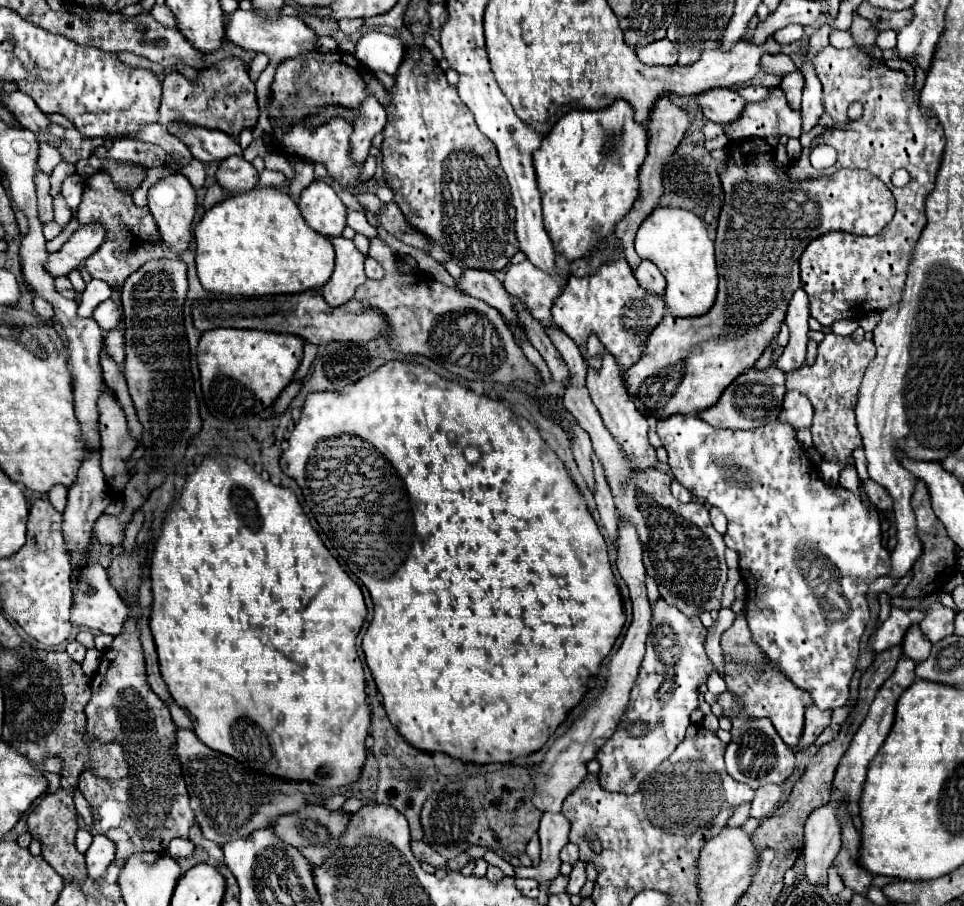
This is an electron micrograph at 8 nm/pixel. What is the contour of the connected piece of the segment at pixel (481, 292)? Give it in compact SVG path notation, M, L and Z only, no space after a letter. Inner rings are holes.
M462 267L462 279L456 281L458 287L462 291L466 291L472 297L478 297L482 301L486 301L488 305L492 305L494 309L498 309L502 315L506 315L508 321L518 323L510 299L506 295L506 289L502 287L502 283L496 279L496 275L492 271L486 269L470 269L470 267Z

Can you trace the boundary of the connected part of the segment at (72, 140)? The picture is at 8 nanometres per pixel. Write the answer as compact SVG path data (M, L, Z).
M66 131L58 149L62 157L74 165L80 159L88 159L92 155L92 147L98 147L98 145L102 145L102 139L88 139L78 131Z

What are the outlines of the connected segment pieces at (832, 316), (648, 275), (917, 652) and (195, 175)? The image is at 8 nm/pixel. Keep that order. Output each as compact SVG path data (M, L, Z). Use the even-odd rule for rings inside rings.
M828 45L816 55L814 67L824 89L824 113L832 117L834 125L818 135L810 148L802 150L800 159L786 169L788 177L792 181L808 181L840 169L864 169L886 183L896 199L894 219L878 235L860 237L830 231L812 239L800 255L800 281L810 299L810 313L828 329L838 319L862 319L872 311L884 311L900 301L916 241L926 225L924 201L934 189L944 151L944 133L932 115L920 111L914 91L906 91L906 73L888 69L864 51ZM856 101L862 103L864 113L860 119L850 121L848 107ZM840 123L846 123L846 127L842 129ZM818 145L830 145L838 151L836 163L822 171L810 165L811 150ZM900 167L910 173L910 183L904 189L890 183L892 173Z
M642 259L640 265L636 267L634 275L642 283L642 287L646 287L646 291L660 295L660 297L664 295L664 275L658 271L658 267L652 261Z
M912 625L908 629L908 635L904 637L902 641L902 647L904 647L904 655L910 657L916 665L922 663L924 659L928 659L930 655L930 649L932 649L932 643L928 641L928 637L918 629L918 625Z
M192 159L186 167L180 169L182 175L188 177L188 181L194 185L194 187L202 187L204 185L204 165L198 161L198 159Z

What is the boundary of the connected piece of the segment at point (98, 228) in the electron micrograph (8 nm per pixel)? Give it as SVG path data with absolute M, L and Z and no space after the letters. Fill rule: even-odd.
M94 221L88 225L80 225L74 235L64 243L64 247L58 253L52 253L48 257L48 271L52 271L52 277L68 275L74 271L82 261L86 261L96 249L104 243L104 225Z

